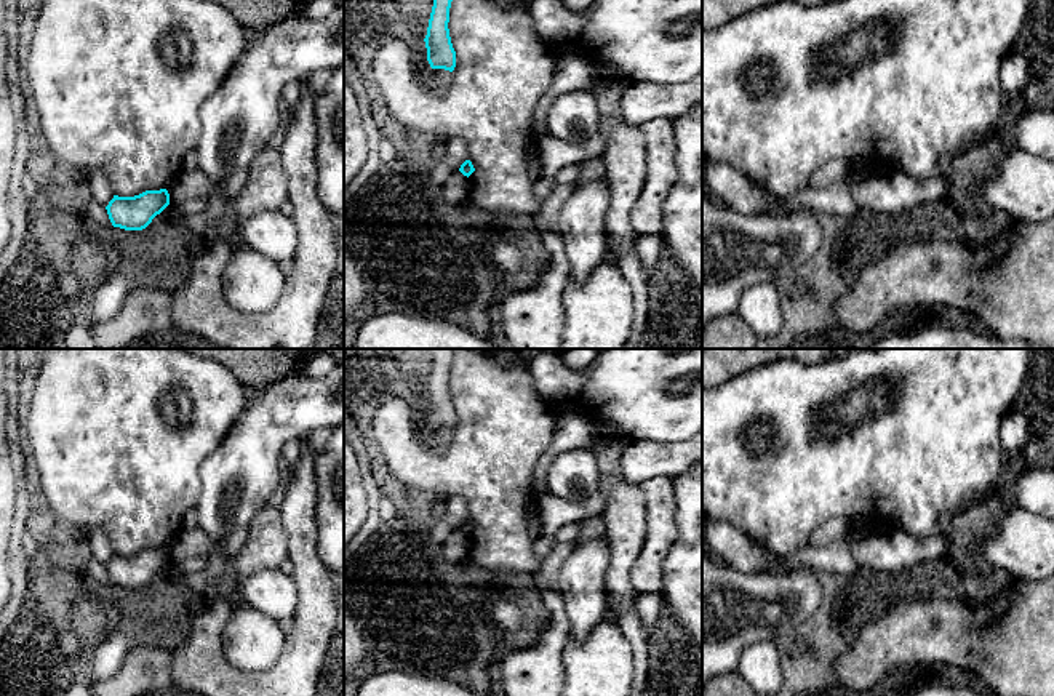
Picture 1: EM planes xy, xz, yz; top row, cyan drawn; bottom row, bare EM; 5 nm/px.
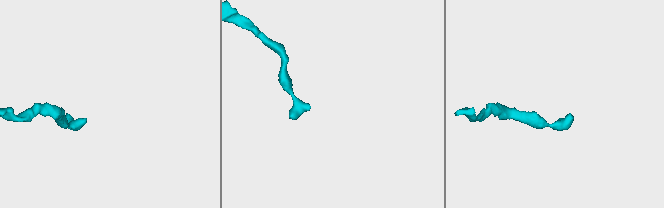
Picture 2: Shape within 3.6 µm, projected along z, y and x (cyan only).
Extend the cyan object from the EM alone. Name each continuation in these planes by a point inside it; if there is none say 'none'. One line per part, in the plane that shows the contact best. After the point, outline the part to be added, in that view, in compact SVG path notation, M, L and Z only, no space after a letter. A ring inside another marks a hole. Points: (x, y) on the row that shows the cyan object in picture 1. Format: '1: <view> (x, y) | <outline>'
none

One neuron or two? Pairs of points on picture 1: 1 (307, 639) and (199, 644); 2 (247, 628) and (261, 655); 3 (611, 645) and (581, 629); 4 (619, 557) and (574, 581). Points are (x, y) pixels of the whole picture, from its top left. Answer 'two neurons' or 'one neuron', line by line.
1: one neuron
2: one neuron
3: two neurons
4: two neurons

